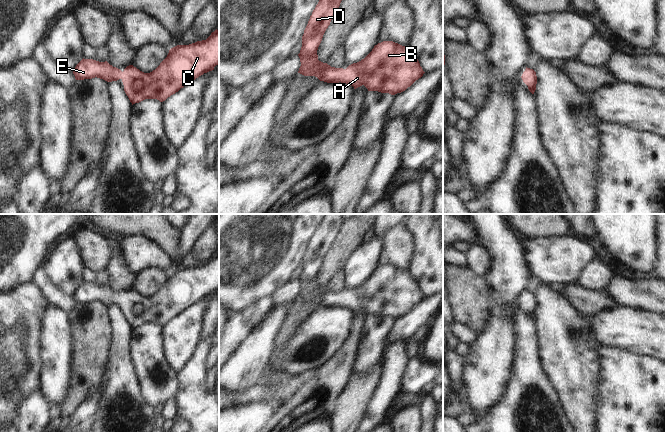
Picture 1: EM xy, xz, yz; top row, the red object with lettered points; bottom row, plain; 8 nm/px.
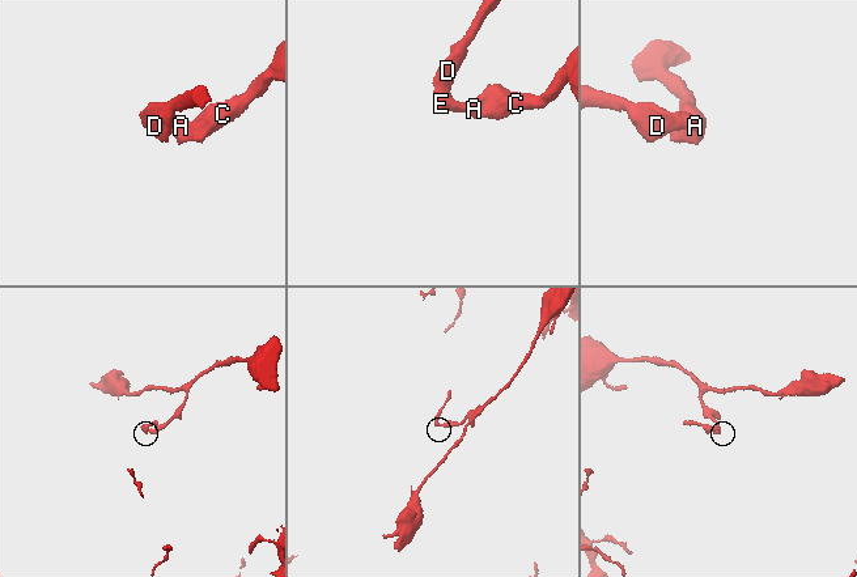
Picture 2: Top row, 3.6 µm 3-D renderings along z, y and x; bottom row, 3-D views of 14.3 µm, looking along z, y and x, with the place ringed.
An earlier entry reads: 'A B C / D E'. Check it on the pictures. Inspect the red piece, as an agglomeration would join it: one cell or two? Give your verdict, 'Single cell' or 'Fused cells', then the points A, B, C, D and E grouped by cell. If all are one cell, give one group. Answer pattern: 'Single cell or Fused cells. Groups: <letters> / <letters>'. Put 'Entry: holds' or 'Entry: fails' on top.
Entry: fails
Single cell. Groups: A B C D E

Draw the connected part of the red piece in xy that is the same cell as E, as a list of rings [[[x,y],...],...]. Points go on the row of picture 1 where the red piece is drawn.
[[[216,29],[206,40],[171,48],[167,57],[150,73],[144,73],[133,65],[122,72],[107,61],[83,58],[73,74],[76,80],[97,77],[112,82],[121,79],[133,105],[145,99],[163,102],[199,76],[214,70],[218,64],[219,30]]]

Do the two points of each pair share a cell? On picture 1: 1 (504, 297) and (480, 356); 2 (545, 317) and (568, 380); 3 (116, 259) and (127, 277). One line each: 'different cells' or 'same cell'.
1: same cell
2: same cell
3: same cell

